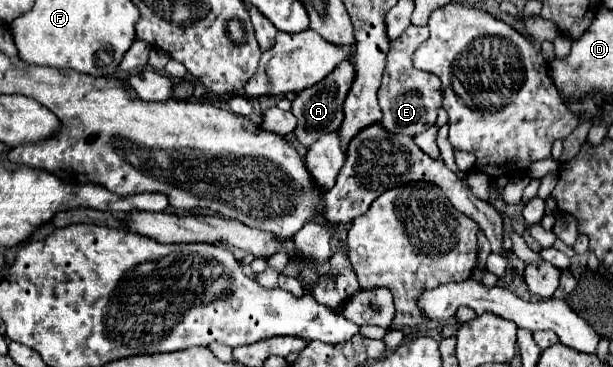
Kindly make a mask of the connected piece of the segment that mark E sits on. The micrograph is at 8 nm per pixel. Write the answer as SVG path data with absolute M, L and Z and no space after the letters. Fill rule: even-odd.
M408 26L400 38L390 44L390 52L386 56L386 68L382 74L382 84L378 88L378 104L382 110L382 128L392 134L416 136L428 130L436 122L436 110L442 100L440 80L432 72L422 72L412 66L414 50L428 38L428 28Z

